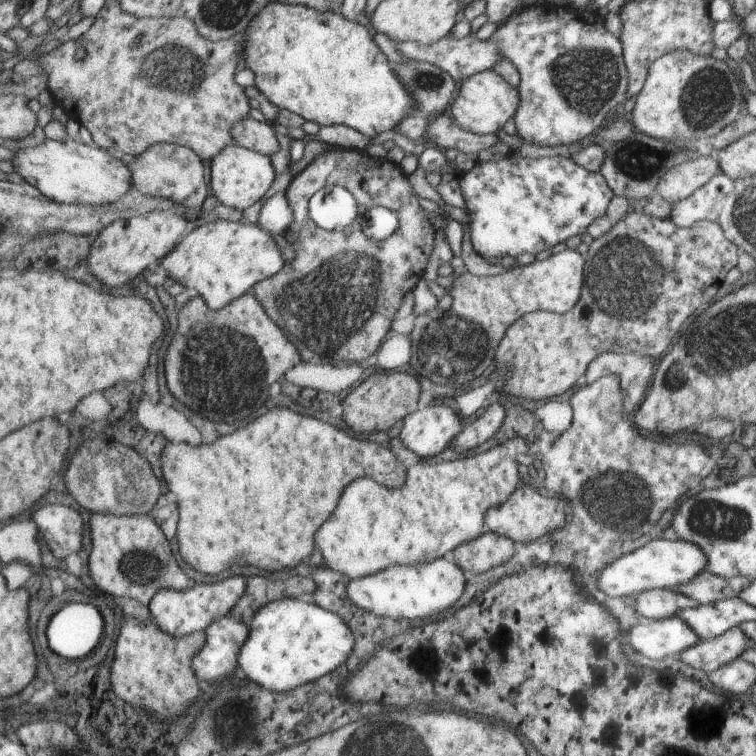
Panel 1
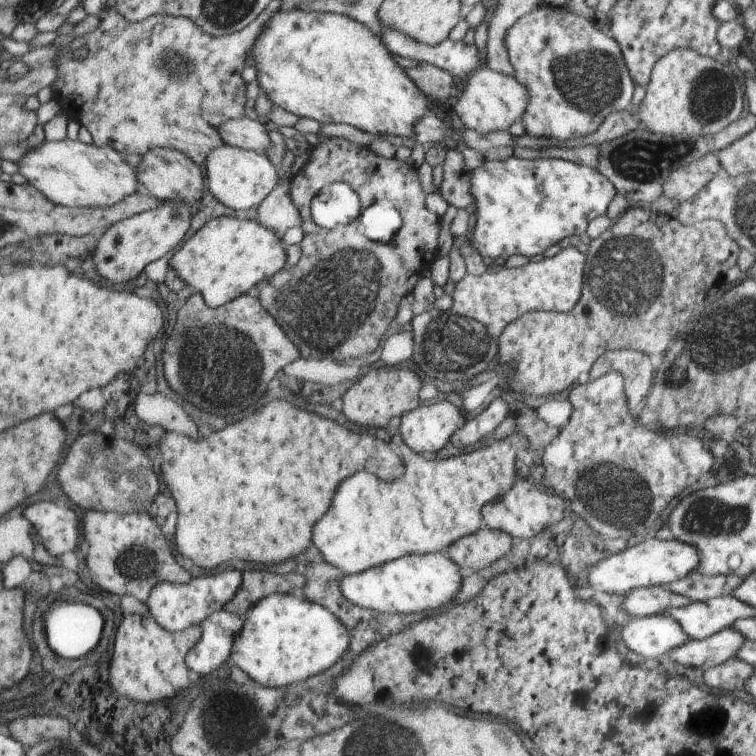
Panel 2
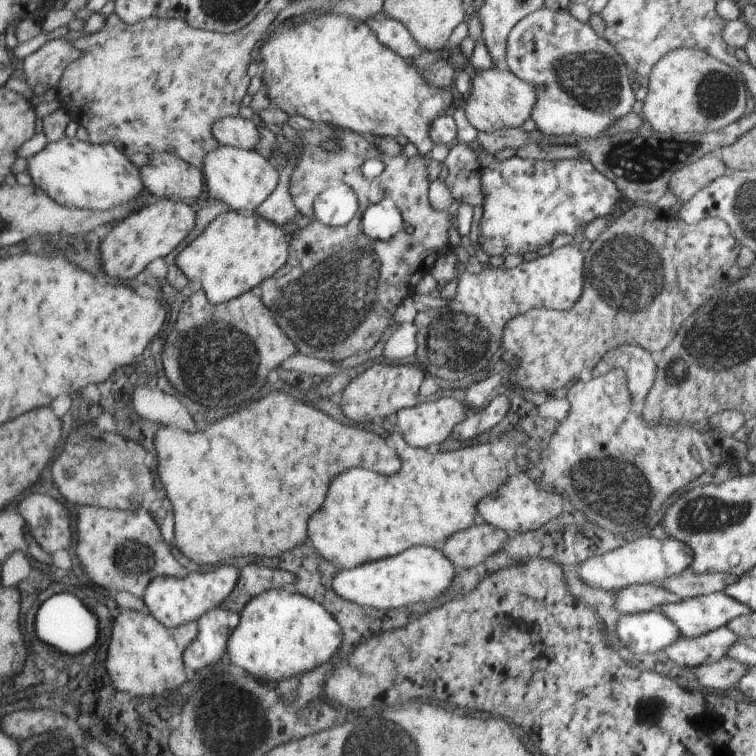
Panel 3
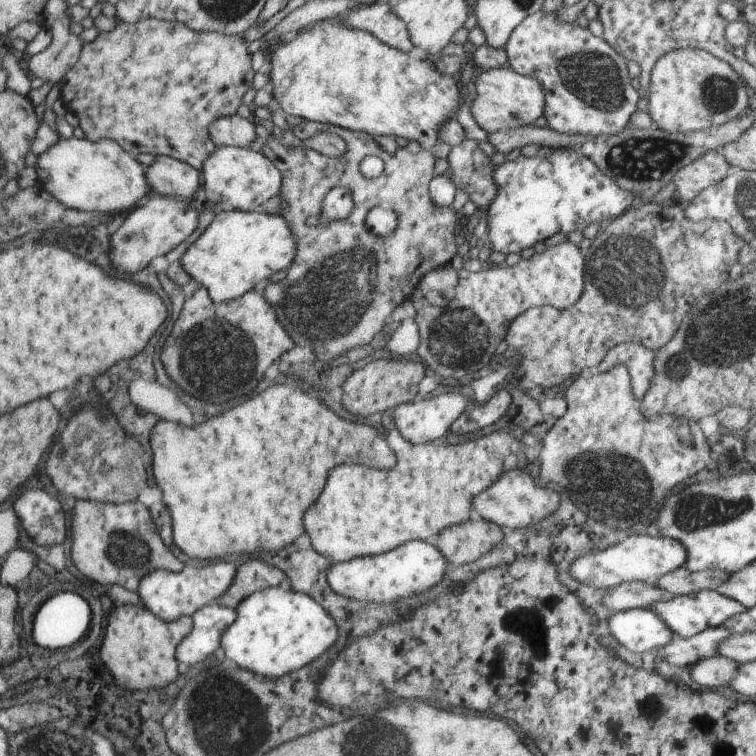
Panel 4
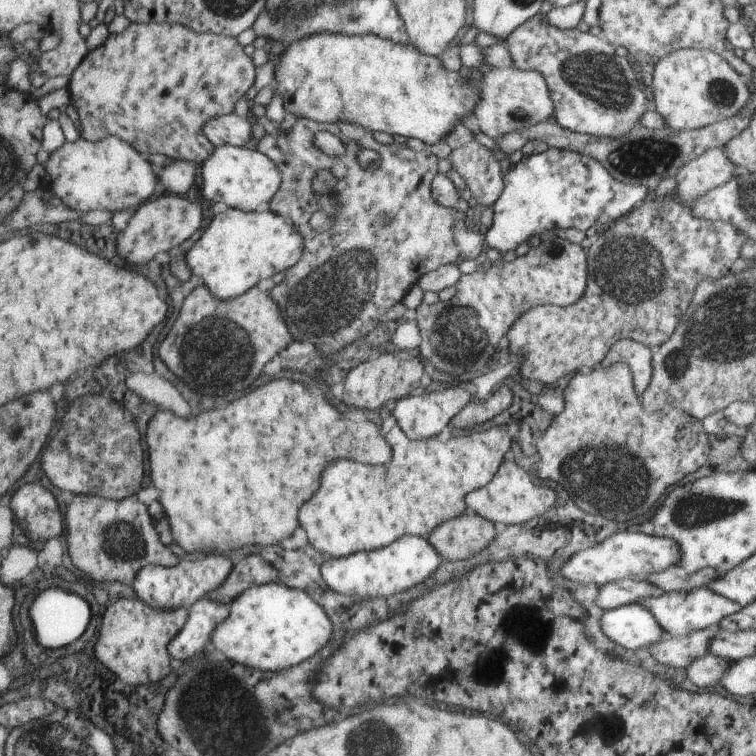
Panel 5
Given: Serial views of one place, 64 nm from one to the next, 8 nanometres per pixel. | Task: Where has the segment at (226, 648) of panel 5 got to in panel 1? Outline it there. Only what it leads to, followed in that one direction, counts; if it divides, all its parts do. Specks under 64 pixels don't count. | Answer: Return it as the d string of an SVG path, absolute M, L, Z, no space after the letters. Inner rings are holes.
M293 597L265 605L248 624L248 641L241 647L238 666L256 683L274 693L290 692L335 672L352 656L355 636L332 611Z

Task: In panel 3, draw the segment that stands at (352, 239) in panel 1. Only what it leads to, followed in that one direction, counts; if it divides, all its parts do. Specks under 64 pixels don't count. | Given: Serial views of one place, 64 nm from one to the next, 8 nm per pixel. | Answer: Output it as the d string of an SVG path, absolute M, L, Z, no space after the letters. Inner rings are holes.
M317 125L308 132L300 132L298 136L303 144L300 150L293 156L274 150L271 161L279 170L288 165L293 168L290 196L298 212L310 222L304 228L288 225L290 233L294 234L292 269L282 277L262 280L262 303L277 314L277 323L289 338L294 338L302 354L314 354L322 346L344 340L360 324L360 348L356 350L356 344L352 342L344 344L350 352L346 358L356 358L377 344L384 330L393 323L396 308L406 297L414 294L416 285L432 270L438 258L448 252L450 214L447 210L438 212L430 206L429 156L386 156L386 153L376 150L376 144L368 136L340 127L330 128L330 125L326 128ZM327 140L336 140L342 148L342 166L330 164L328 156L326 166L320 164L318 144ZM372 158L384 162L385 168L379 176L366 180L356 164ZM336 182L348 184L354 190L360 208L345 227L330 228L322 226L314 218L313 201L322 190ZM383 198L393 199L403 220L403 227L385 241L368 238L361 223L366 208ZM366 336L370 342L368 348L364 348Z

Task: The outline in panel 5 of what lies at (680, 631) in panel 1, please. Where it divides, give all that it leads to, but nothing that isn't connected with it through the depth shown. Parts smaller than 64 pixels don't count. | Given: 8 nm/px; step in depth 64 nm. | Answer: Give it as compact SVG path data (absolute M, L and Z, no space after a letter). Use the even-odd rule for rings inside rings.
M639 604L606 610L600 626L614 643L634 651L649 649L668 636L653 612Z

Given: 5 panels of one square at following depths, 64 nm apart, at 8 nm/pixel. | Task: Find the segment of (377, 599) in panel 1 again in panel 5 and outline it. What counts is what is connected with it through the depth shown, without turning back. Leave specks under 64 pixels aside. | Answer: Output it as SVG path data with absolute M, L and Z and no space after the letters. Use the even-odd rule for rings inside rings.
M405 536L386 548L357 552L346 558L328 558L322 564L322 578L338 594L361 599L387 597L424 582L438 570L443 559L437 549L425 538Z

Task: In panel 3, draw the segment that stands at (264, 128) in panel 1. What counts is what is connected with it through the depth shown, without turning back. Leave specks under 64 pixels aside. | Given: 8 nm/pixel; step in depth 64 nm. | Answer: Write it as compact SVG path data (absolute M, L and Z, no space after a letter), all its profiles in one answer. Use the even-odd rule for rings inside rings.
M226 117L213 126L213 134L222 145L230 145L246 150L260 148L258 125L252 119Z

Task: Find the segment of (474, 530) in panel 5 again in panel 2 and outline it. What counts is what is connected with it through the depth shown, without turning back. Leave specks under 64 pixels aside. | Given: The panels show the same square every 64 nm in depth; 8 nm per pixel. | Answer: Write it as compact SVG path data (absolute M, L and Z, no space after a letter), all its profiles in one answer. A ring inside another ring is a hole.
M482 527L476 534L461 538L445 550L459 567L472 568L481 571L488 569L500 561L500 556L506 556L512 546L512 538L507 532L498 532L488 527Z

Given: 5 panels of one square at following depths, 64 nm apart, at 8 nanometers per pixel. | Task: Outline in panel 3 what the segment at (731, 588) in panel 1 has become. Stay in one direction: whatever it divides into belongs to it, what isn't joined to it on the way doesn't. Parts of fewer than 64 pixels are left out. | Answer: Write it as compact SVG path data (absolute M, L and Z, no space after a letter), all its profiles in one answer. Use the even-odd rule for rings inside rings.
M688 568L677 577L665 581L662 586L671 593L677 594L681 599L685 599L724 592L736 580L737 577L731 574L698 574L697 571Z

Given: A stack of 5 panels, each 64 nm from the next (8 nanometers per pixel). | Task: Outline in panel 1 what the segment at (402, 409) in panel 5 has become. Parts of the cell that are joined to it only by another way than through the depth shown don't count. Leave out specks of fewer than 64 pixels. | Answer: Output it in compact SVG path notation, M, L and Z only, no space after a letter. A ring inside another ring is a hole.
M437 402L416 410L404 421L399 438L406 449L422 459L440 454L462 430L462 420L458 414L450 406Z

